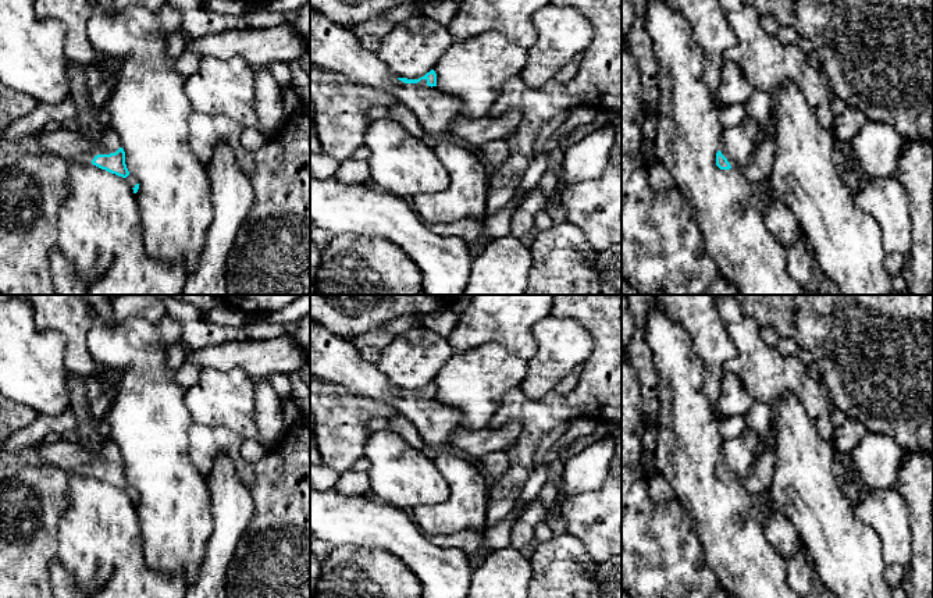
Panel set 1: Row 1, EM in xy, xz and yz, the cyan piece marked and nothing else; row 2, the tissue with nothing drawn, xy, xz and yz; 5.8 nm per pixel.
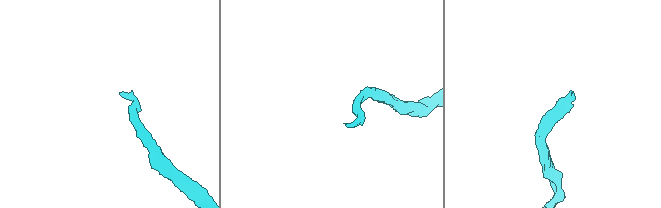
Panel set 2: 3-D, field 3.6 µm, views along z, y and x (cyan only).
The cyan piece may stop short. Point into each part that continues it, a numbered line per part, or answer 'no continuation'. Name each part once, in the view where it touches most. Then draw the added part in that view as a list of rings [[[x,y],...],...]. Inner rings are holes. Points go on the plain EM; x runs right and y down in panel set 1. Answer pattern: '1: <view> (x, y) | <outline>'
1: xz (333, 359) | [[[310,320],[310,374],[341,387],[345,387],[357,396],[367,398],[388,406],[409,420],[421,435],[425,444],[444,444],[448,438],[462,428],[460,412],[452,407],[444,407],[435,398],[428,398],[427,391],[417,395],[405,395],[391,385],[387,377],[378,370],[377,364],[364,362],[360,350],[323,325]]]

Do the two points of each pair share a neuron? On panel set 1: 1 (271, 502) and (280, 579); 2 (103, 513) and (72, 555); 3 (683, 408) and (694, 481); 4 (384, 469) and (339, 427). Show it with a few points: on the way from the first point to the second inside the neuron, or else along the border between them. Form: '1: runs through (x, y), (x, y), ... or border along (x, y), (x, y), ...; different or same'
1: runs through (280, 522), (280, 559); same
2: runs through (100, 523), (100, 527), (82, 545); same
3: runs through (687, 426), (688, 463); same
4: border along (373, 431), (366, 442), (363, 455); different

